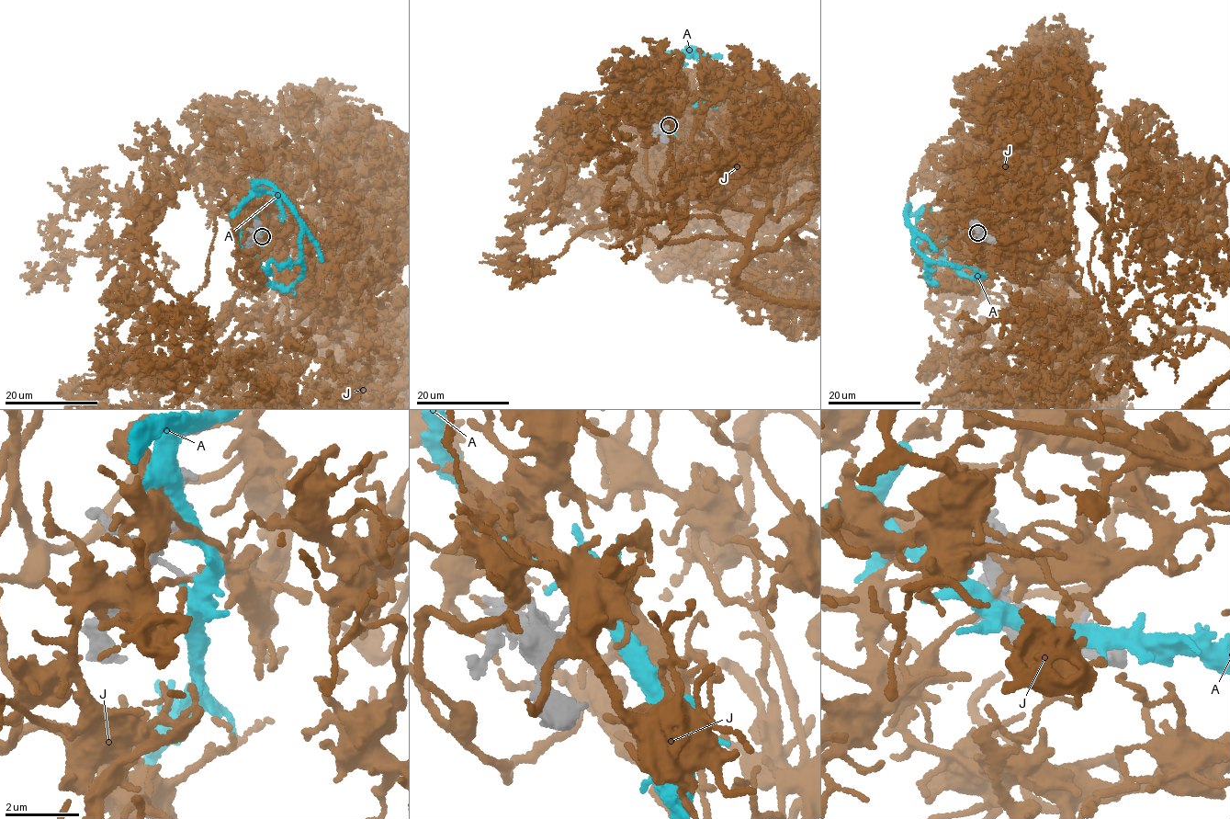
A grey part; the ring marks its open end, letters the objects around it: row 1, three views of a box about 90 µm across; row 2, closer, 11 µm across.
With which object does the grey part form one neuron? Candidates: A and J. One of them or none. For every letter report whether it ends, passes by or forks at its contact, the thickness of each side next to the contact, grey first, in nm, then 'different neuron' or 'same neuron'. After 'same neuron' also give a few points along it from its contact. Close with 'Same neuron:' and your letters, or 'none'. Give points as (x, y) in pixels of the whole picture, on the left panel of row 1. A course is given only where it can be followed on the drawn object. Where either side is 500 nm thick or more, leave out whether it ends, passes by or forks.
A: it passes by | 170/400 nm | different neuron
J: it forks | 160/140 nm | different neuron
Same neuron: none

